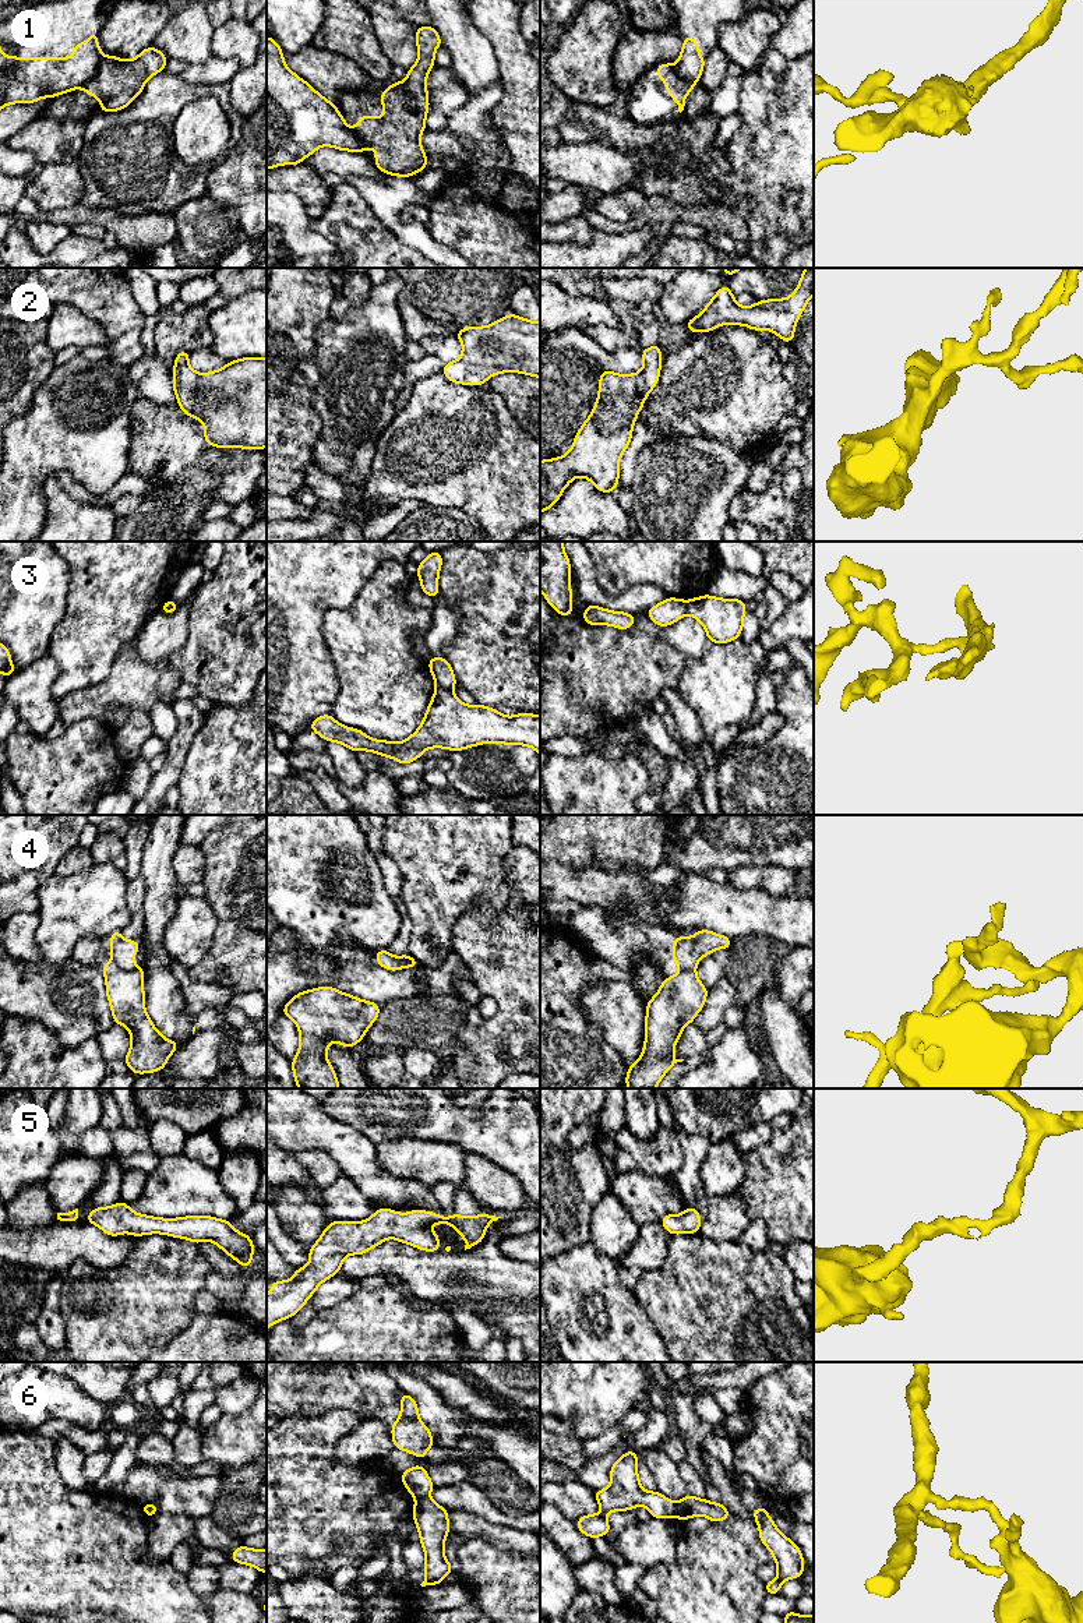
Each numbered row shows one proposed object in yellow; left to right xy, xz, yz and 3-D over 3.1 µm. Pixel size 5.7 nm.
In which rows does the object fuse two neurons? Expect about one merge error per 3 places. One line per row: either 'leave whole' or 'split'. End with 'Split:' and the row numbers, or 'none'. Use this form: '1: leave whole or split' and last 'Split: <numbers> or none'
1: split
2: leave whole
3: split
4: split
5: leave whole
6: split
Split: 1, 3, 4, 6

